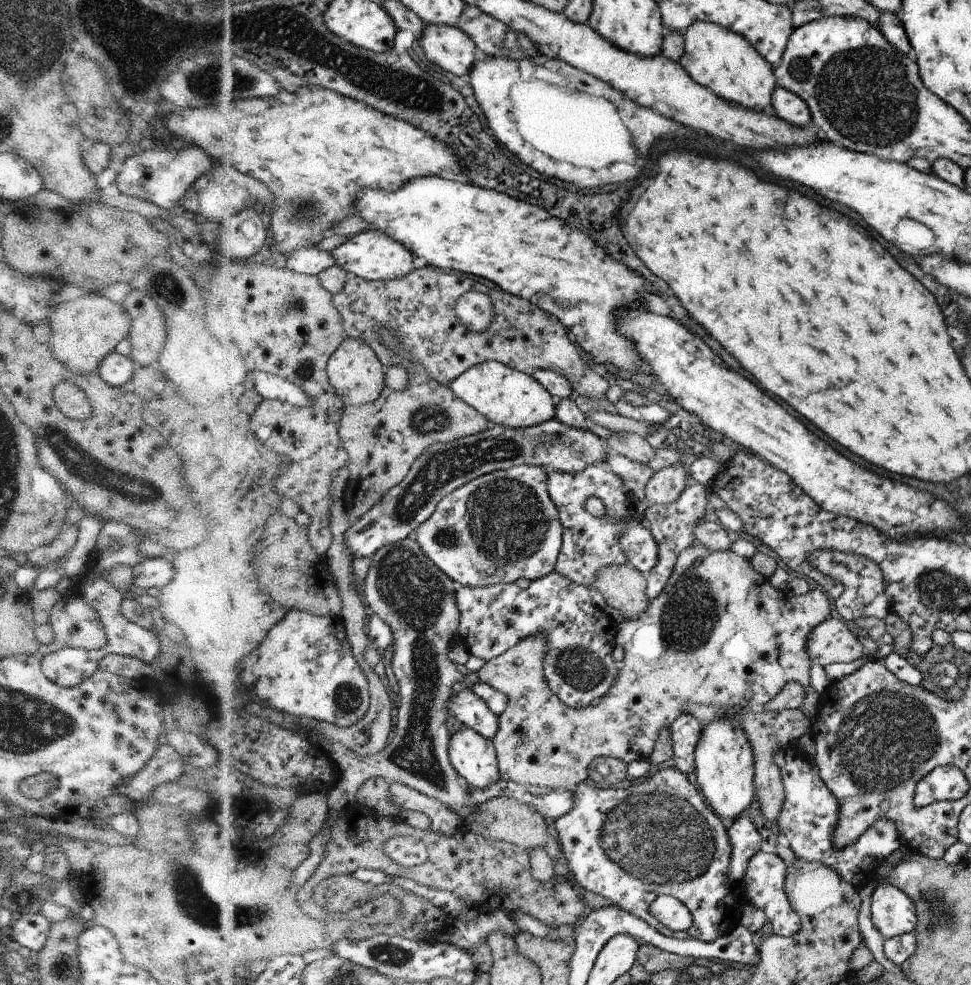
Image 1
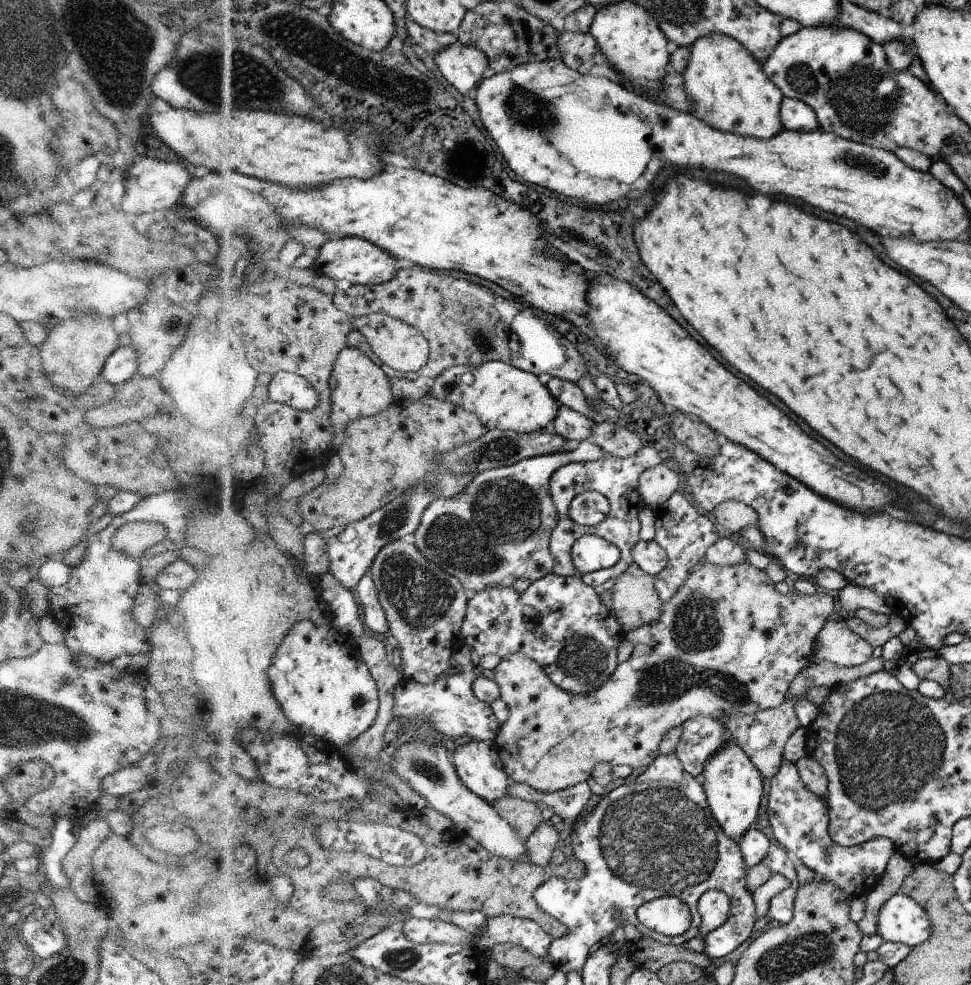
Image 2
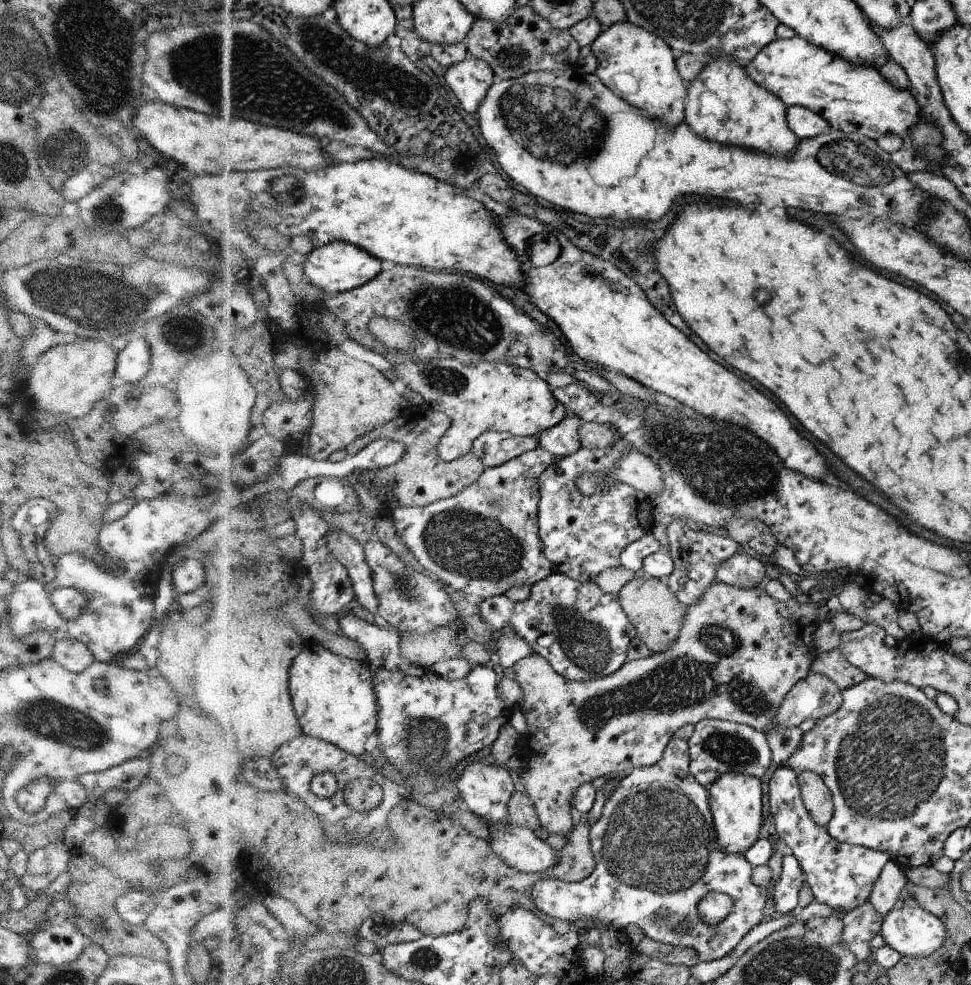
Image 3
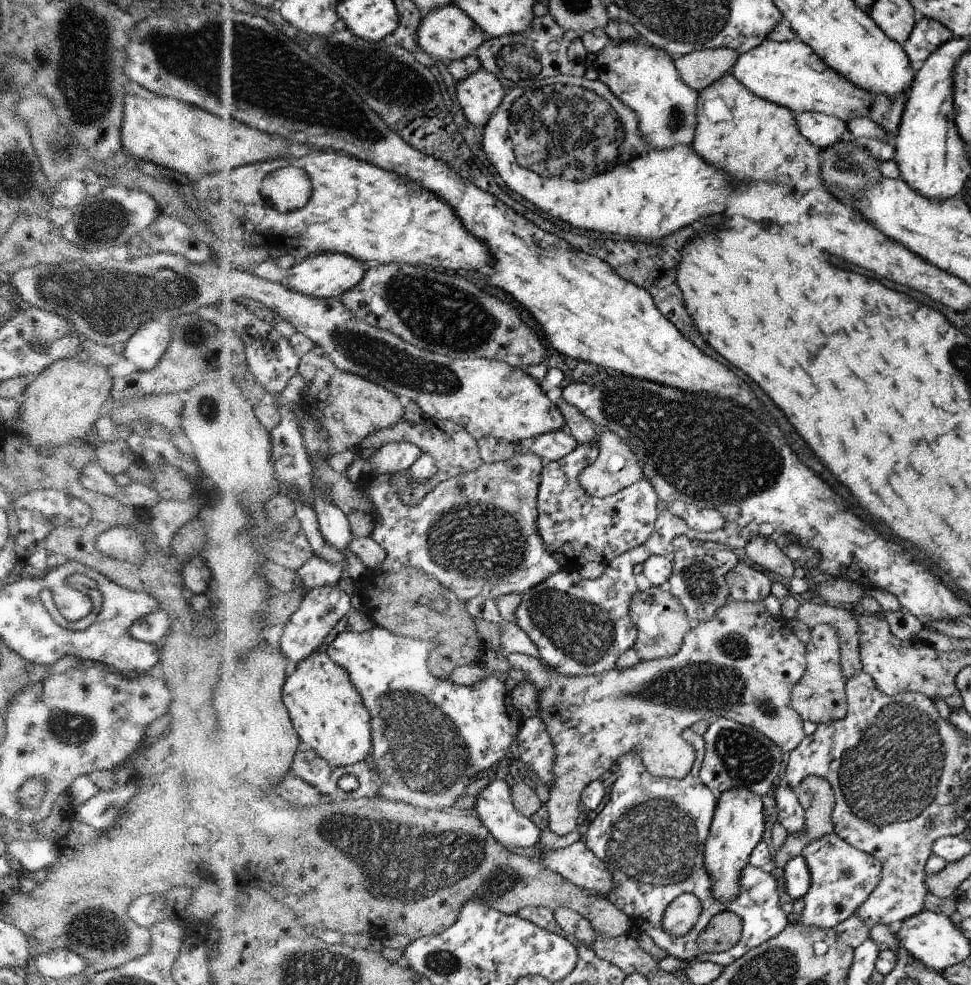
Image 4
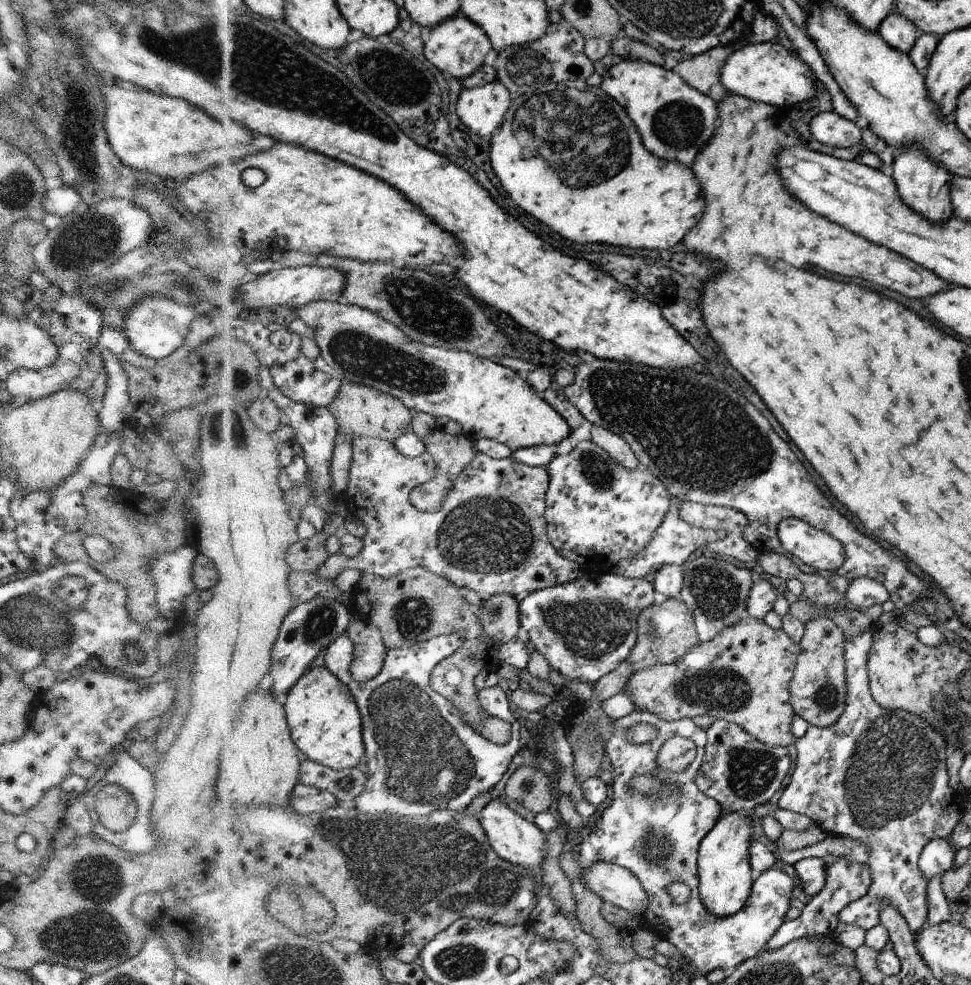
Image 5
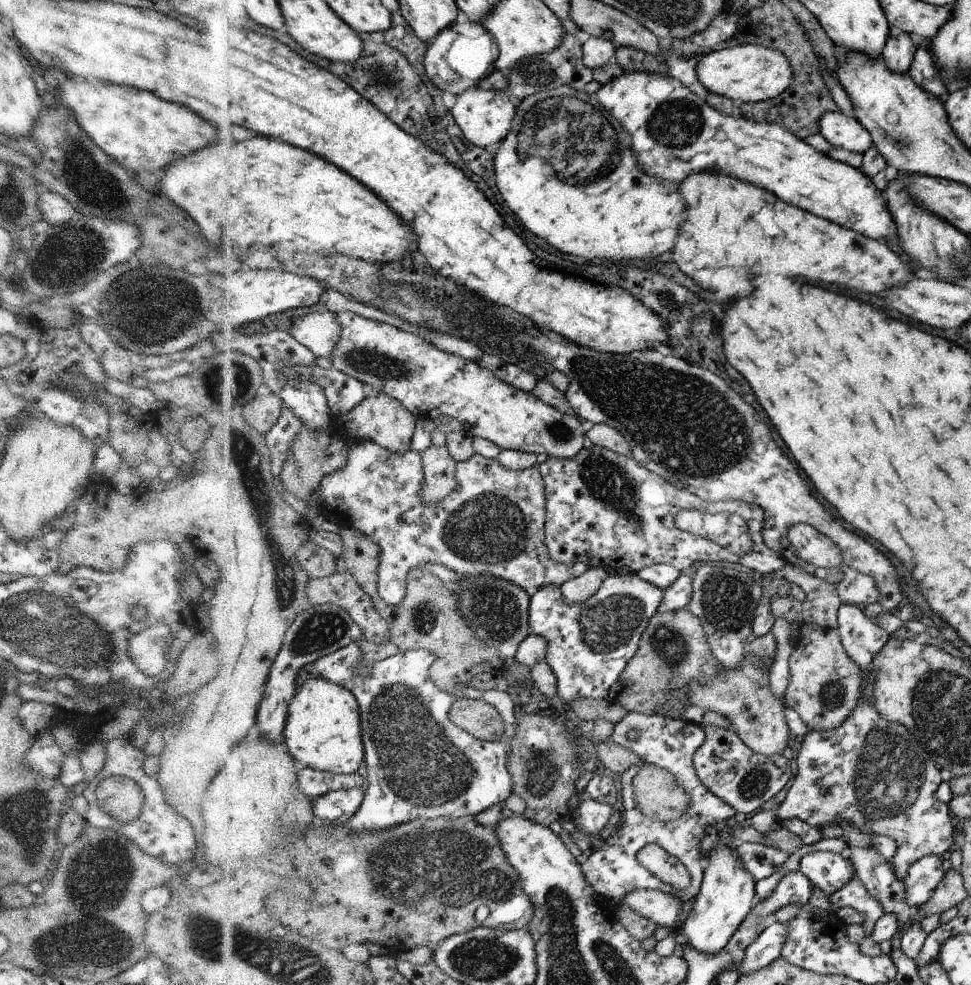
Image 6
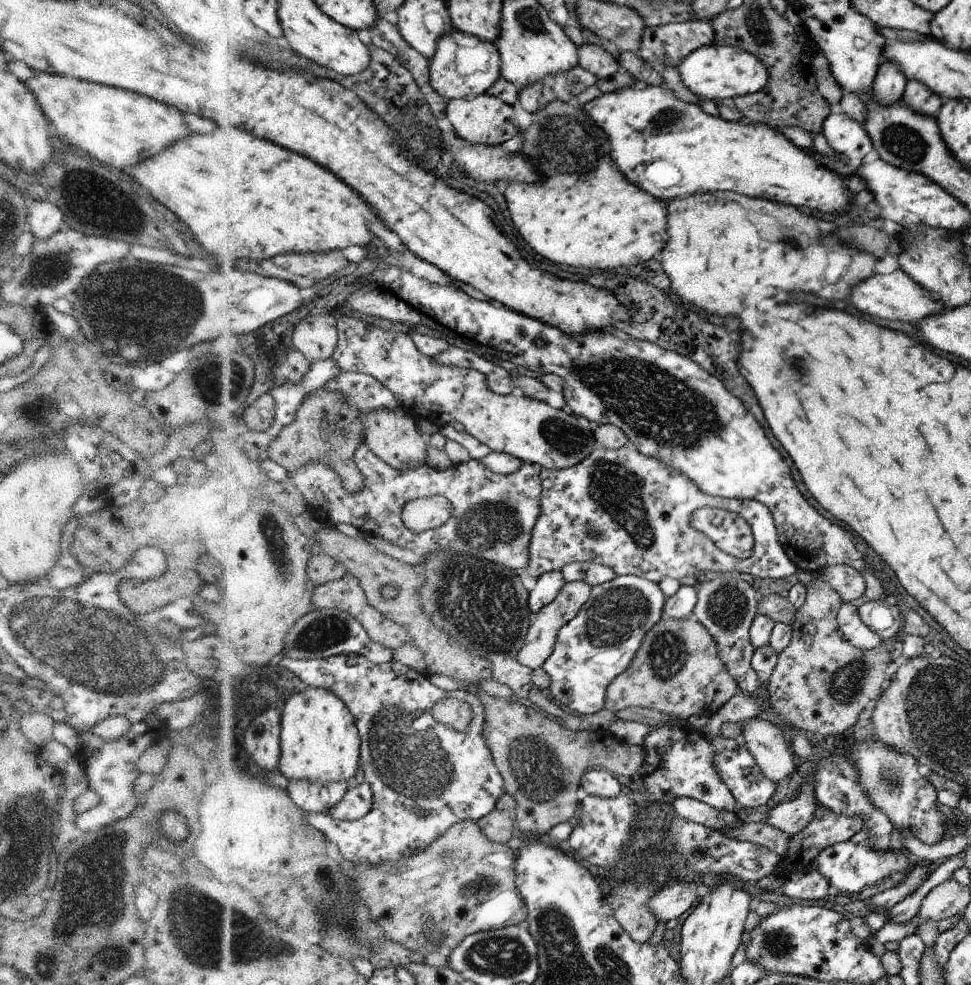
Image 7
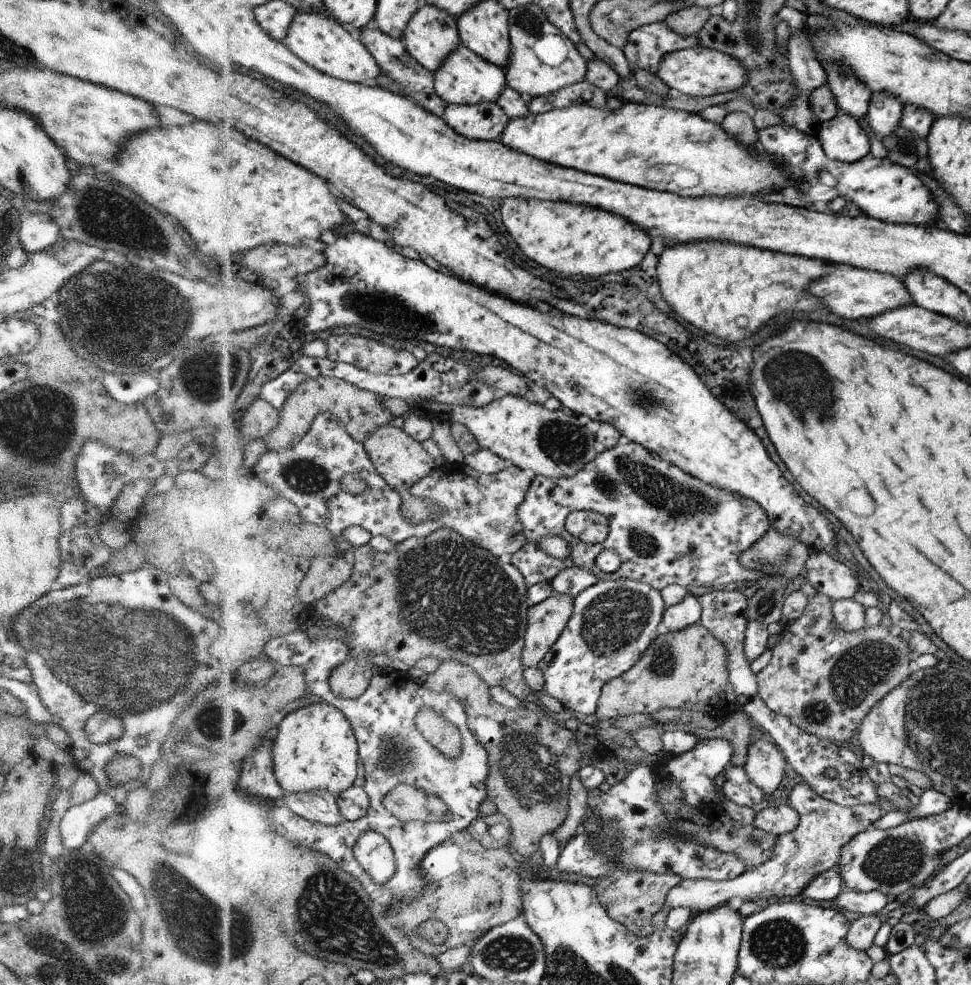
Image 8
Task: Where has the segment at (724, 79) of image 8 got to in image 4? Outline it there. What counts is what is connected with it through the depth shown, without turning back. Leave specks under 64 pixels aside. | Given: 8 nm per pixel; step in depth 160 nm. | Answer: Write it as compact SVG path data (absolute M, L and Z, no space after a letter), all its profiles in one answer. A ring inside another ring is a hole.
M770 38L762 41L756 49L738 56L732 74L744 83L754 94L768 99L770 102L778 103L780 106L789 108L795 114L804 111L824 113L845 122L846 126L851 117L862 117L862 110L868 107L868 102L874 99L870 91L850 82L844 75L837 73L828 66L820 55L814 52L811 46L798 39L791 41L778 41Z

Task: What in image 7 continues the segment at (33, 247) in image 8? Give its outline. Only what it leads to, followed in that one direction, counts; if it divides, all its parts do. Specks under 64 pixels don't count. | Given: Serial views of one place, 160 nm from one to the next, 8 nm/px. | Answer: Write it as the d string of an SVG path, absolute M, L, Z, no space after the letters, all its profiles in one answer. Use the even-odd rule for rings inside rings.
M35 200L27 211L27 230L38 241L50 238L50 235L62 230L65 224L62 210L52 202Z

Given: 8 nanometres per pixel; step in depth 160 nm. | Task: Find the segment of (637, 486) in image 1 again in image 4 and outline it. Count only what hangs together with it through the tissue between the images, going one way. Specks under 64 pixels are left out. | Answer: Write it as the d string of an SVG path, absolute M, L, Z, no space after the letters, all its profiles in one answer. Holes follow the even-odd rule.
M530 450L514 454L508 461L483 463L478 470L444 480L414 506L400 500L399 490L390 484L392 474L375 469L375 479L370 488L376 492L378 516L384 518L384 522L381 519L376 521L373 537L386 549L386 570L398 571L402 566L421 567L465 602L478 595L496 600L512 592L528 592L551 574L565 570L549 553L537 527L537 492L544 463L540 455Z

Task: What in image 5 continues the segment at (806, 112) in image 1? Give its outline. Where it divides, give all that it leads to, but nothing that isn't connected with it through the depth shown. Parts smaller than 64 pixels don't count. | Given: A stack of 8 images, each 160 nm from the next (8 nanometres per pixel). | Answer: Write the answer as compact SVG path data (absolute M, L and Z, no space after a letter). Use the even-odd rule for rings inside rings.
M836 111L817 114L809 122L813 140L832 148L848 148L862 143L861 124L856 124Z

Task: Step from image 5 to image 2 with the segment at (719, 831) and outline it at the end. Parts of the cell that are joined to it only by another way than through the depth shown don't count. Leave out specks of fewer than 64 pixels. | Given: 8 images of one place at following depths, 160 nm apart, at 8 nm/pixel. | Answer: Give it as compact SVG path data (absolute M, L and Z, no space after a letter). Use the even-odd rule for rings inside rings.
M733 740L730 744L722 746L722 750L718 750L718 754L714 754L714 758L710 758L702 778L704 778L706 794L709 795L713 815L722 830L725 831L726 836L730 836L730 840L738 842L750 828L753 828L754 820L758 816L760 800L762 800L760 796L764 794L762 778L758 774L757 767L754 766L745 750L742 750Z

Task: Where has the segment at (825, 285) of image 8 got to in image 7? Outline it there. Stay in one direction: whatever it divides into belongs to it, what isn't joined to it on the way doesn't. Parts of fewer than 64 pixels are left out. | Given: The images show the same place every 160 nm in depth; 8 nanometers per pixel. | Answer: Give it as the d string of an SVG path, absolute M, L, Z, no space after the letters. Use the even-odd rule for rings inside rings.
M901 269L890 274L875 274L874 277L870 277L855 288L858 290L854 290L854 298L850 298L850 300L860 312L864 312L868 316L916 324L943 310L948 310L942 299L937 299L926 287Z

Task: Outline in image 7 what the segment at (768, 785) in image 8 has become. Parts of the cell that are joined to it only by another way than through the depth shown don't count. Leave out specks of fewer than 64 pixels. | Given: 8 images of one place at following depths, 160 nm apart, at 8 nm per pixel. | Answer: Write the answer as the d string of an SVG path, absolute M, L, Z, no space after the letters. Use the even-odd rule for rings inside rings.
M752 717L742 730L741 741L768 778L780 782L794 772L794 760L782 728L767 719Z

